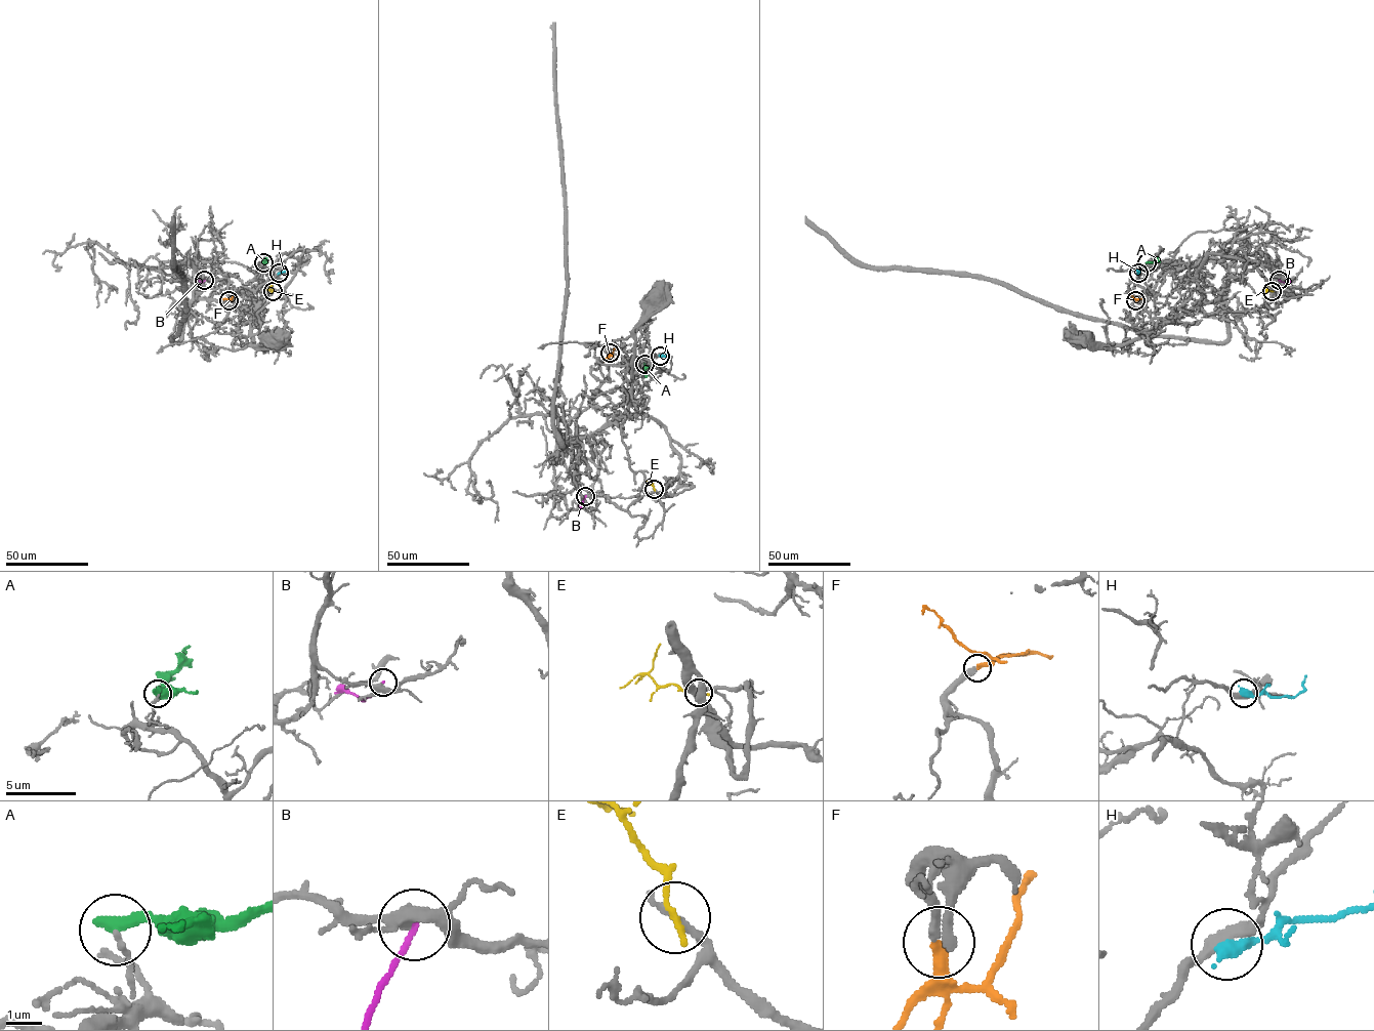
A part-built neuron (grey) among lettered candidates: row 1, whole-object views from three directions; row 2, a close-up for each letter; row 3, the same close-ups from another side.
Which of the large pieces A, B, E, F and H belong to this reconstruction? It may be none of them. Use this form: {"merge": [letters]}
{"merge": ["F"]}

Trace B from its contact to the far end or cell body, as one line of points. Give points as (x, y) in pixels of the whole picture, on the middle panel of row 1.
B: (585, 495), (579, 507)

